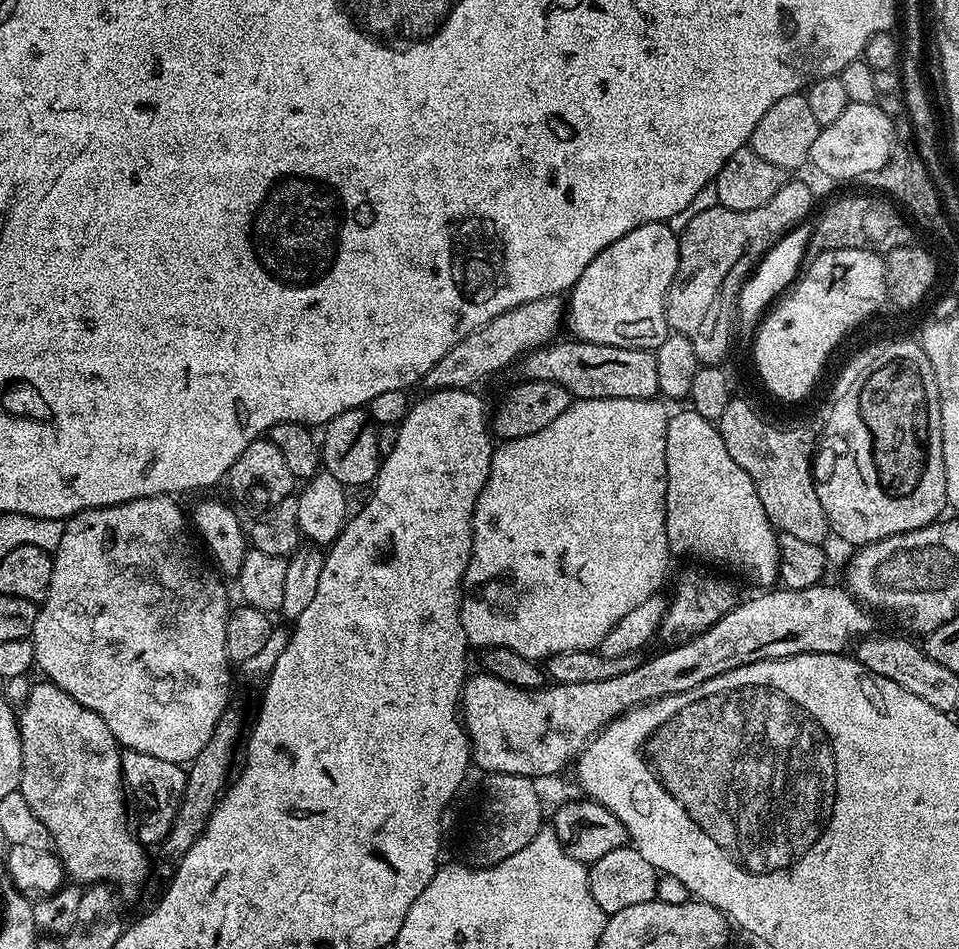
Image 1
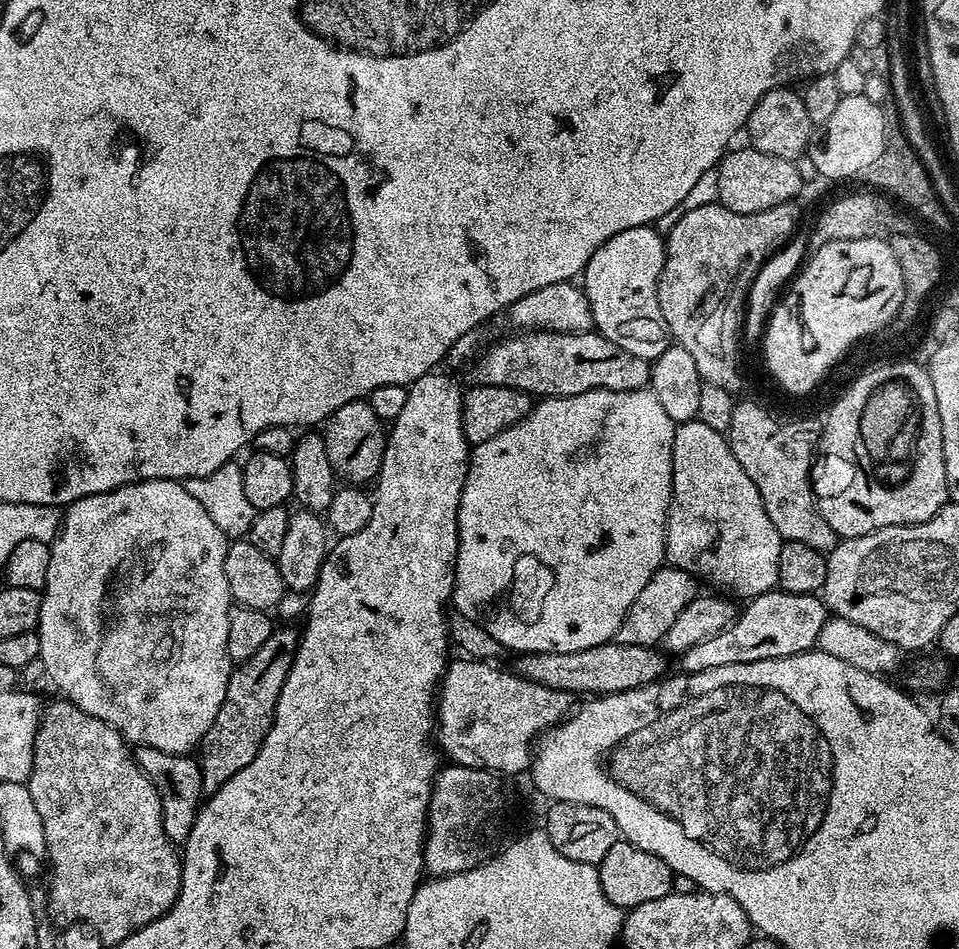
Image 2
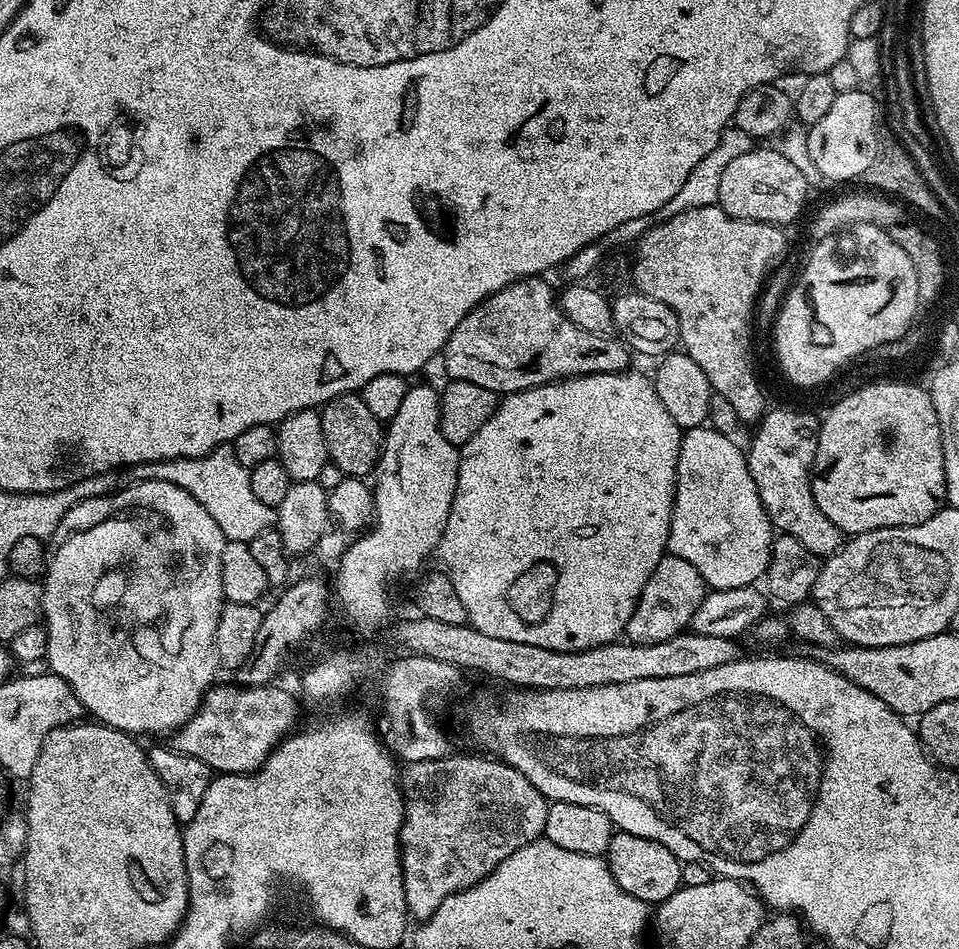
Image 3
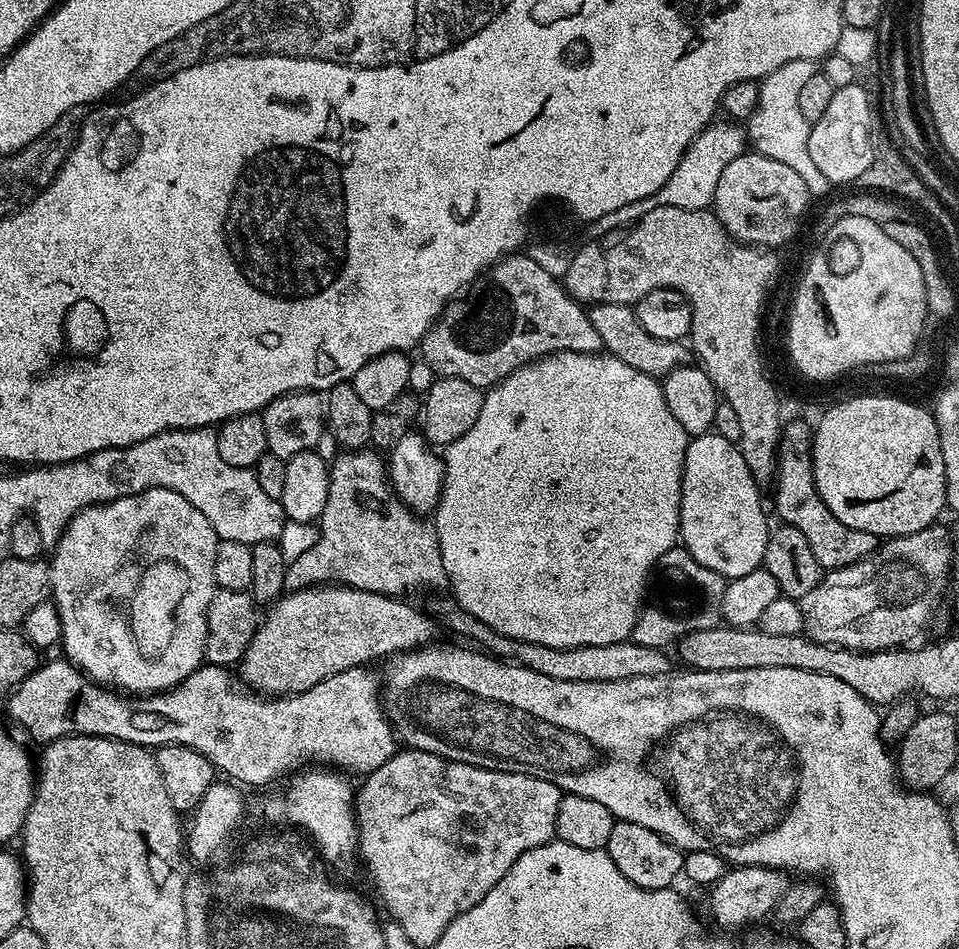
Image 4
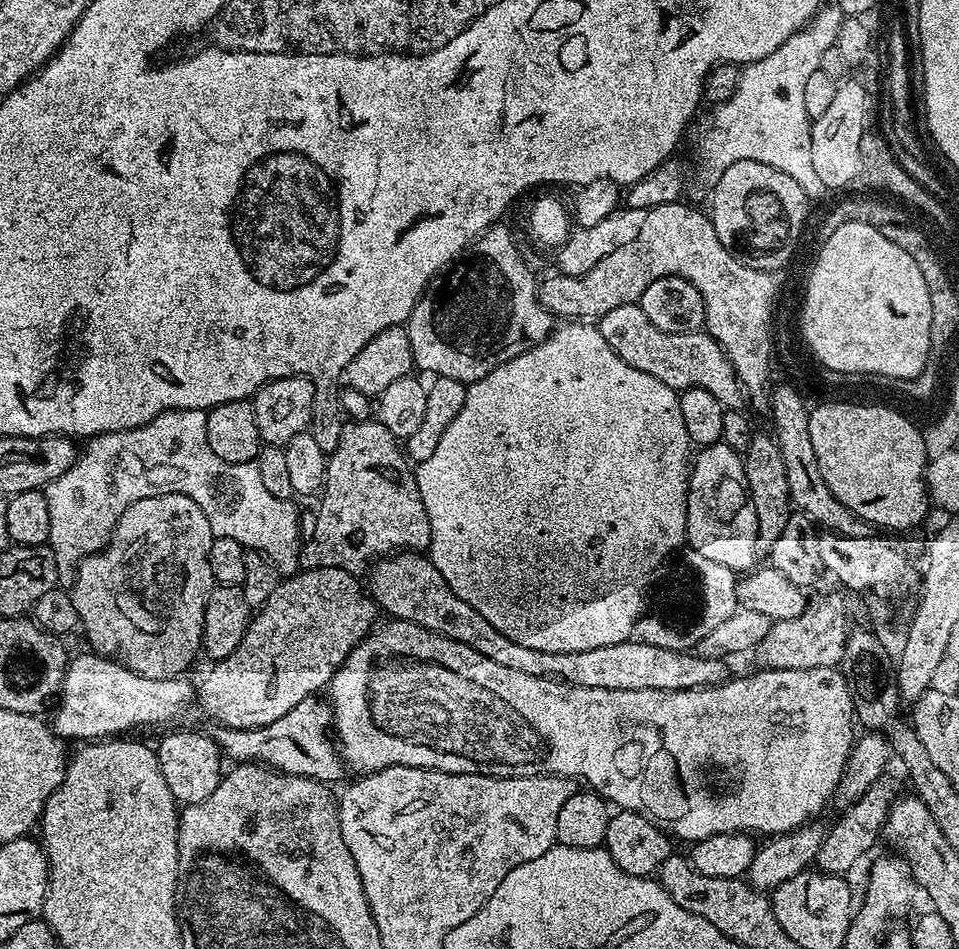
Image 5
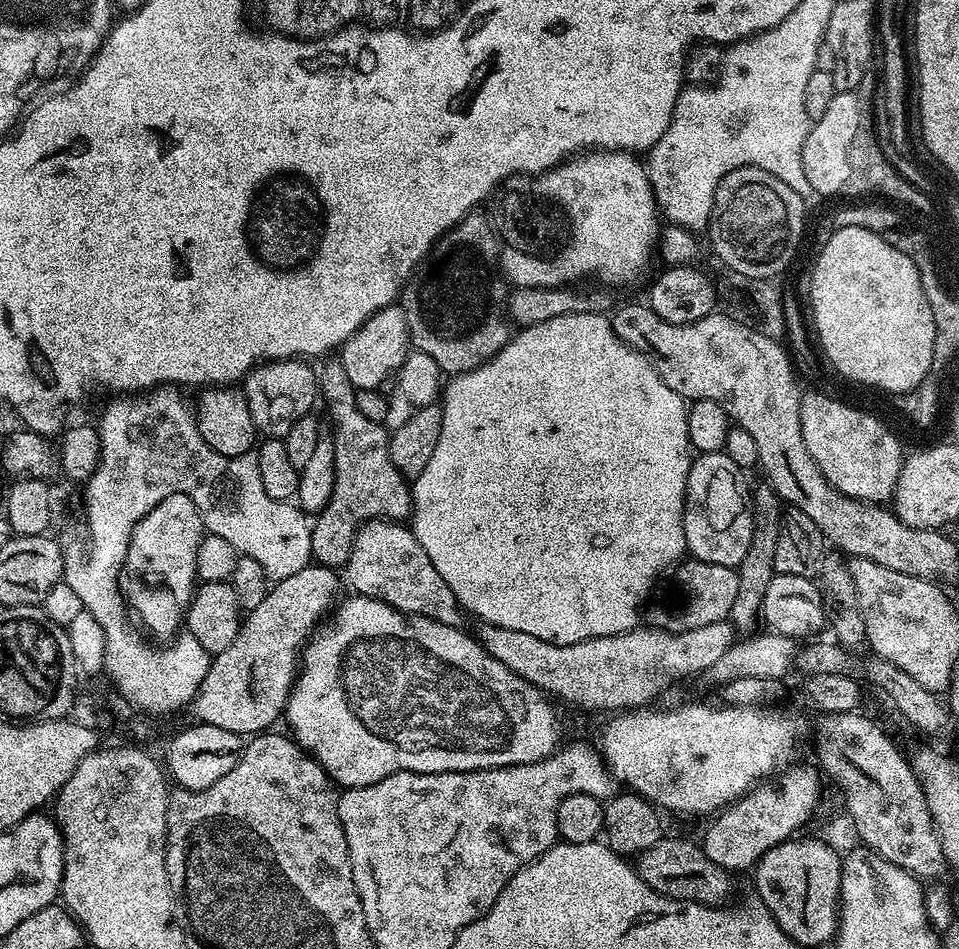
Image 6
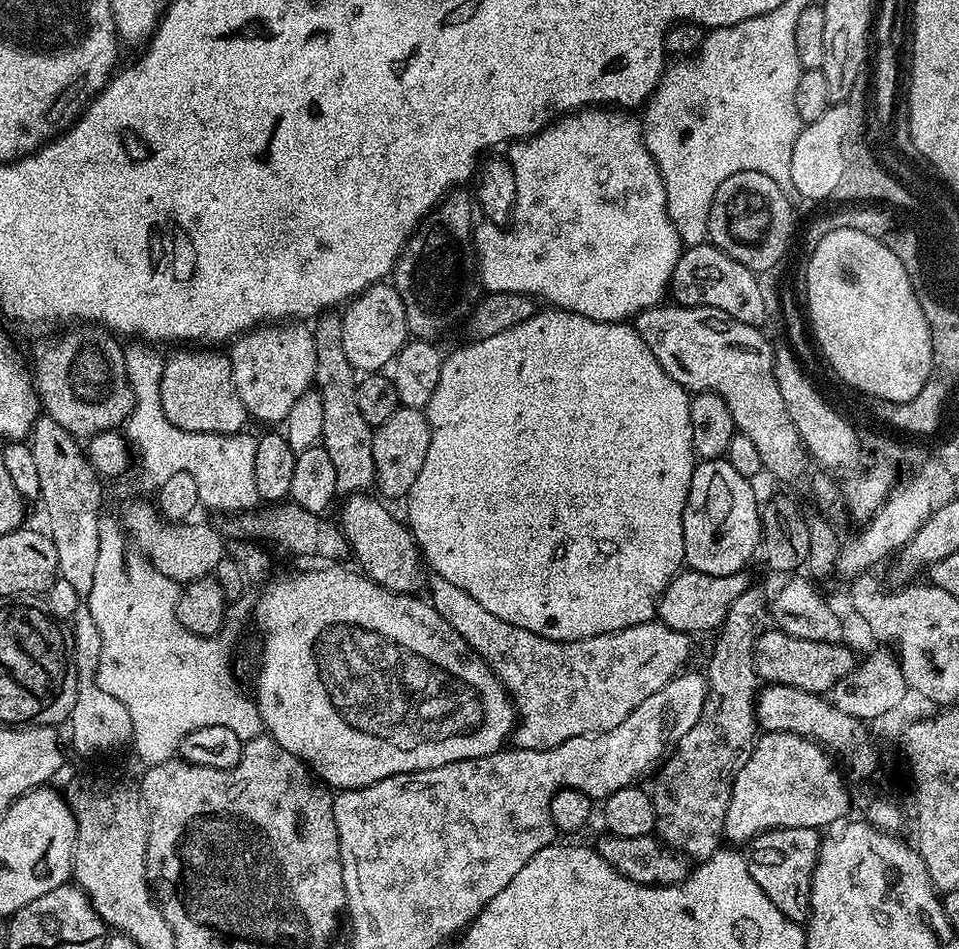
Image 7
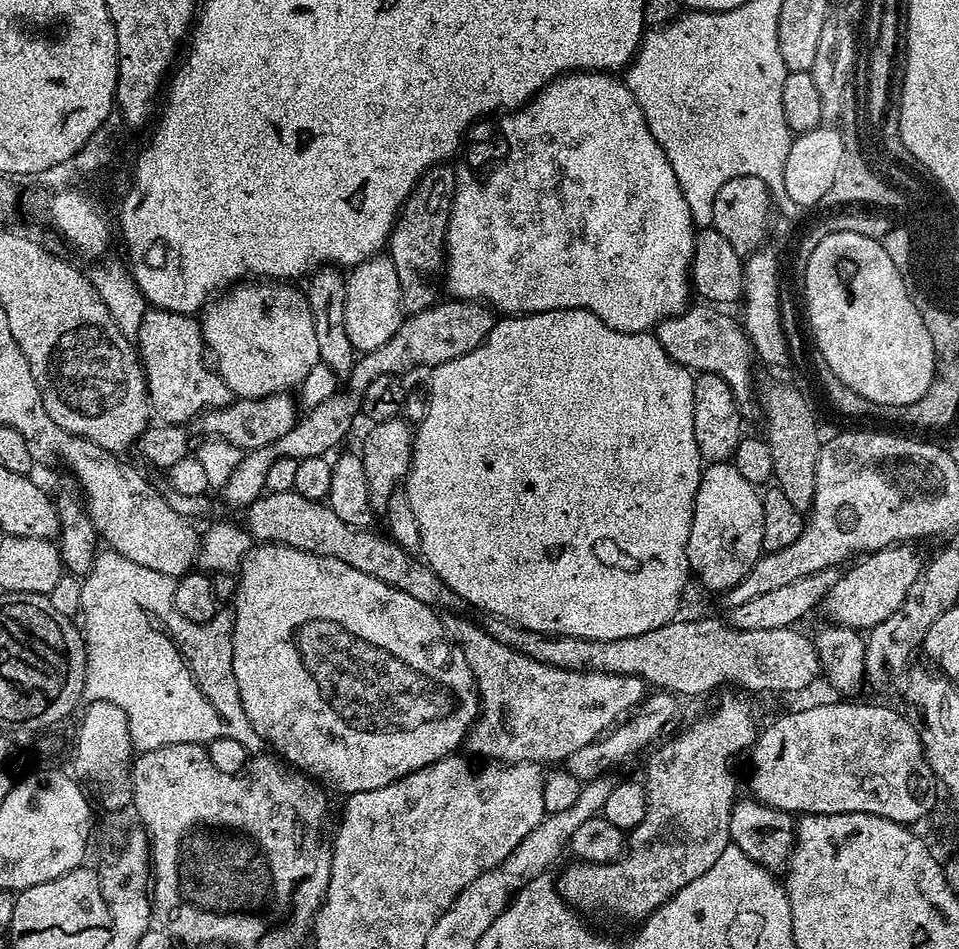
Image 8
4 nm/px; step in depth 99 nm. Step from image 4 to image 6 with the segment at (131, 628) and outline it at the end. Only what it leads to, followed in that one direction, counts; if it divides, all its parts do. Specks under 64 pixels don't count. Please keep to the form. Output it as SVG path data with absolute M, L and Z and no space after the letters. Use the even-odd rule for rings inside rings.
M185 492L162 498L162 502L143 516L132 531L119 578L120 591L127 607L136 611L145 628L160 639L157 641L171 641L181 631L188 603L198 587L196 555L205 535L205 517L200 515Z

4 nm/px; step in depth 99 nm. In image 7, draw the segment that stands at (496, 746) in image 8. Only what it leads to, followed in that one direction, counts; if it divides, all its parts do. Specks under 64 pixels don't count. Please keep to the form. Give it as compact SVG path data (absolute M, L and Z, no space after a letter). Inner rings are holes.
M429 571L426 576L426 596L432 608L438 610L438 614L442 614L442 618L446 618L446 622L454 626L460 637L488 663L492 673L512 697L518 717L514 729L514 744L517 748L557 748L562 742L578 738L582 734L614 730L614 726L618 726L618 722L638 710L638 706L646 702L650 694L662 690L662 686L685 671L687 664L684 663L692 656L693 637L687 632L667 628L659 622L630 626L581 640L542 638L530 630L522 630L522 626L502 622L502 618L497 618L480 603L474 602L474 598L470 598L466 590L458 590L454 582L446 582L442 574L433 571Z

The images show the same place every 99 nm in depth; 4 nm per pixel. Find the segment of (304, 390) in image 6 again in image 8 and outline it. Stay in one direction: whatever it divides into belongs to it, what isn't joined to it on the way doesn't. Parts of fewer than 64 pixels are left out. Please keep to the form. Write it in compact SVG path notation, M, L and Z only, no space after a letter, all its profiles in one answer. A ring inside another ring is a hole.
M252 282L249 288L240 287L225 290L209 300L199 317L204 346L214 361L214 371L226 386L230 386L233 397L242 400L266 398L270 394L299 389L306 374L320 363L318 337L314 335L314 314L307 295L301 289L299 292L292 288L296 286L281 286L276 282Z

